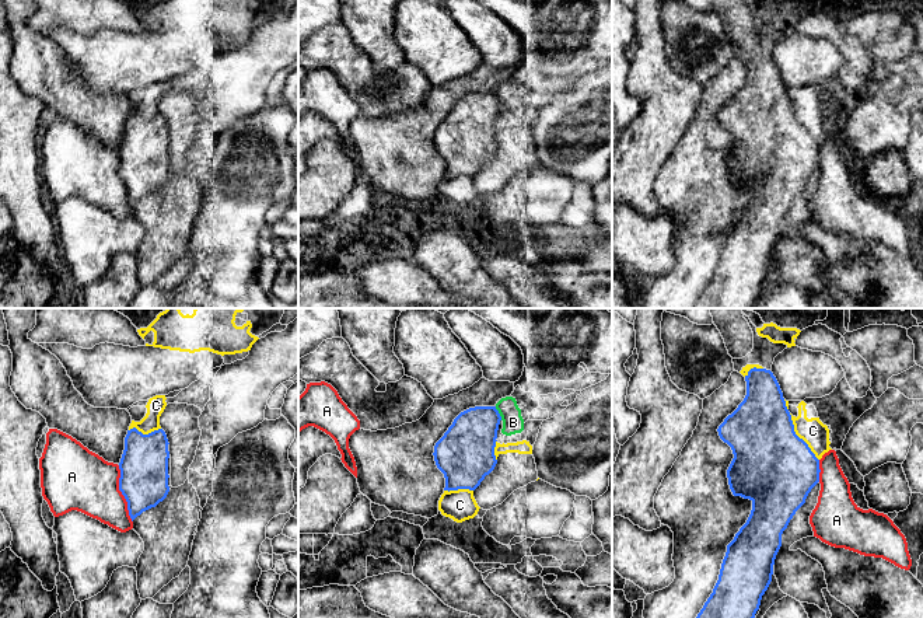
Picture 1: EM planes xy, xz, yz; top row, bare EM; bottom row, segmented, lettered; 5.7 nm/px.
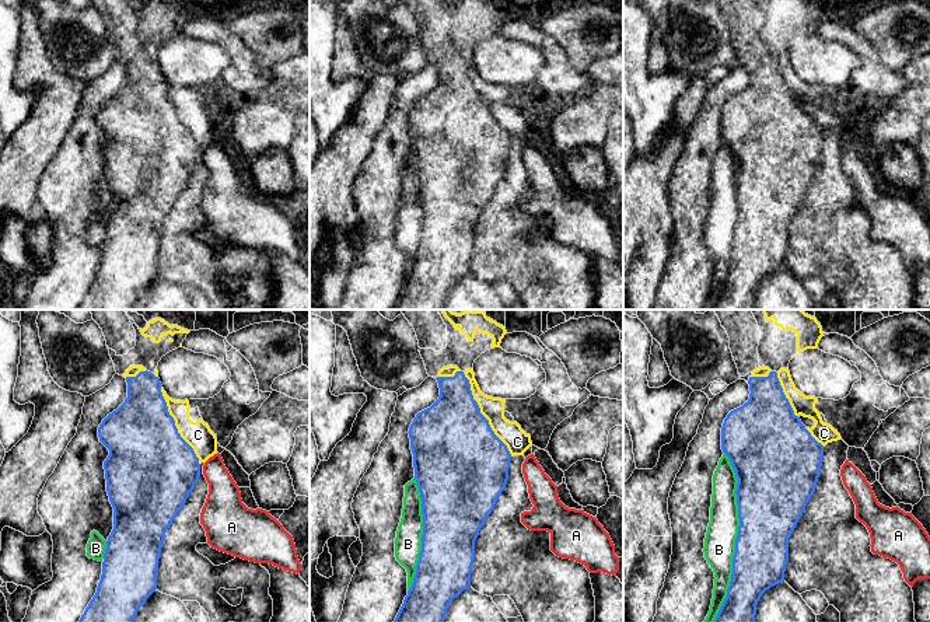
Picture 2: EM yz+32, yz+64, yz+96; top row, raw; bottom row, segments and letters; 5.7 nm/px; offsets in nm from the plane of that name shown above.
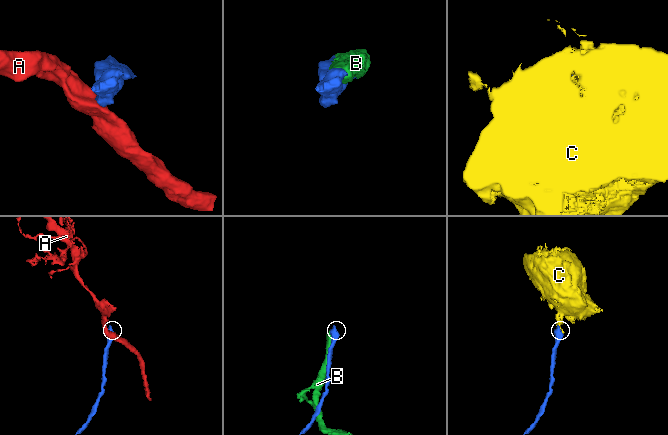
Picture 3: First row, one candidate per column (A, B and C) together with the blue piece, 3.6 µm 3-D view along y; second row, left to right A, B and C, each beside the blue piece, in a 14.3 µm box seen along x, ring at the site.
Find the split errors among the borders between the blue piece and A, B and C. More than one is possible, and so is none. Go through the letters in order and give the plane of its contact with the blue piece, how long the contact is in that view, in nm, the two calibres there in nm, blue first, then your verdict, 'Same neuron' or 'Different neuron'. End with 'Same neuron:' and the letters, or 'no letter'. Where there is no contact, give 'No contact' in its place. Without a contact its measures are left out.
A: Touches blue in xy. Shared border 340 nm. Thickness 280 nm (blue) against 340 nm. Different neuron
B: Touches blue in xz. Shared border 90 nm. Thickness 300 nm (blue) against 120 nm. Different neuron
C: Touches blue in yz. Shared border 320 nm. Thickness 460 nm (blue) against 150 nm. Different neuron
Same neuron: no letter

